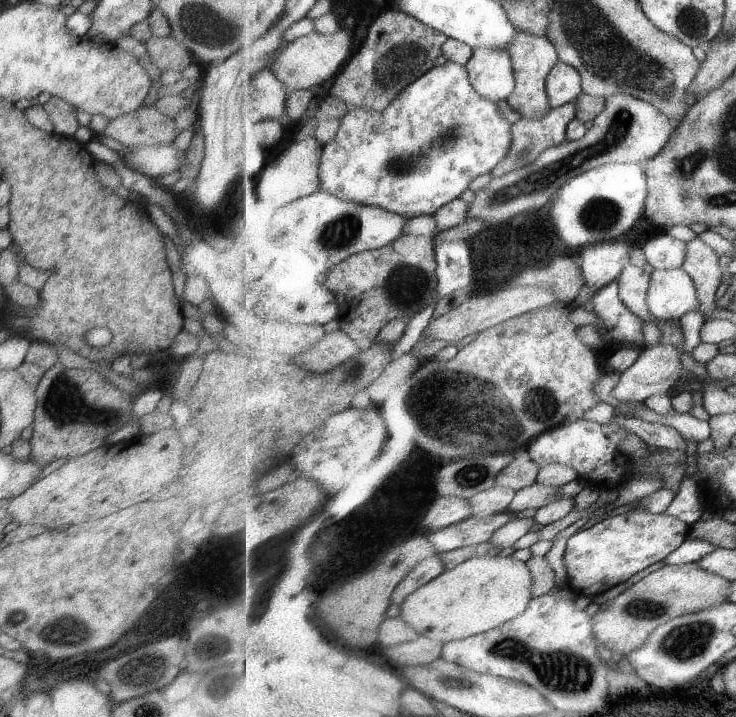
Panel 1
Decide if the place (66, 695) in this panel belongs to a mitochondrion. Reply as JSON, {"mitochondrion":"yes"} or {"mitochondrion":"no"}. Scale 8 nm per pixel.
{"mitochondrion":"no"}

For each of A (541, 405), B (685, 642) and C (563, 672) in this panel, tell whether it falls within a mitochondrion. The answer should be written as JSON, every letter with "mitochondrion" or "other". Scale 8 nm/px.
{"A":"mitochondrion","B":"mitochondrion","C":"mitochondrion"}

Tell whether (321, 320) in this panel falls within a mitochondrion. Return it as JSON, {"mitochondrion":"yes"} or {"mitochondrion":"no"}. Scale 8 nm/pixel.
{"mitochondrion":"no"}

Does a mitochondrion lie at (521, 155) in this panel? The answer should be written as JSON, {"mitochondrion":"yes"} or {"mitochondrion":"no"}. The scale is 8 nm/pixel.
{"mitochondrion":"yes"}

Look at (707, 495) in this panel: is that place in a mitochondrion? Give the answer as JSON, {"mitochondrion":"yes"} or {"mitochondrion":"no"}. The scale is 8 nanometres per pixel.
{"mitochondrion":"no"}

